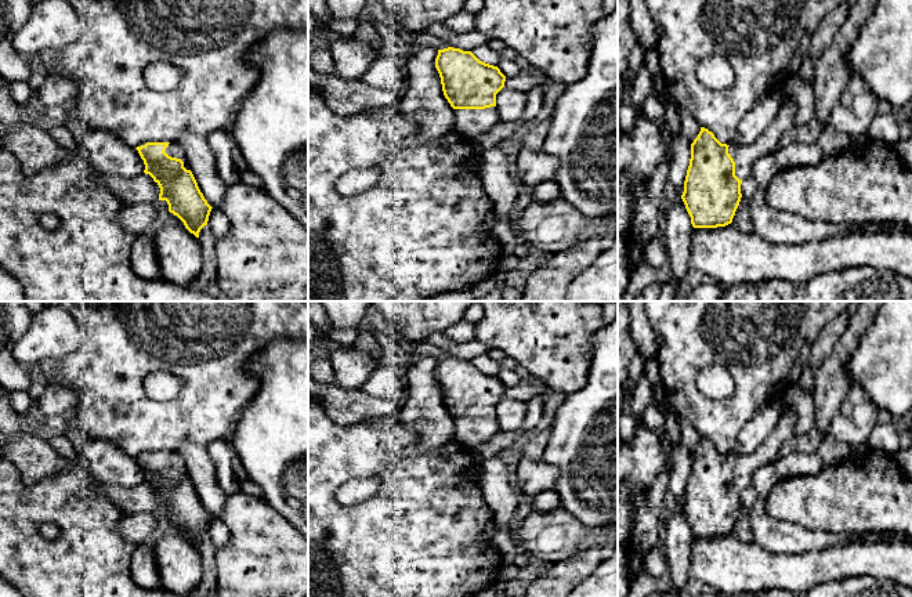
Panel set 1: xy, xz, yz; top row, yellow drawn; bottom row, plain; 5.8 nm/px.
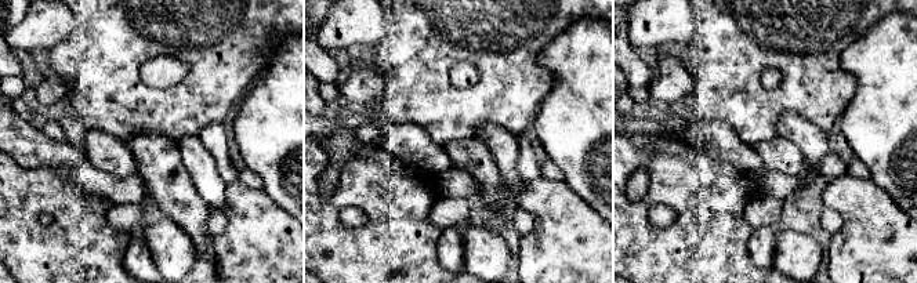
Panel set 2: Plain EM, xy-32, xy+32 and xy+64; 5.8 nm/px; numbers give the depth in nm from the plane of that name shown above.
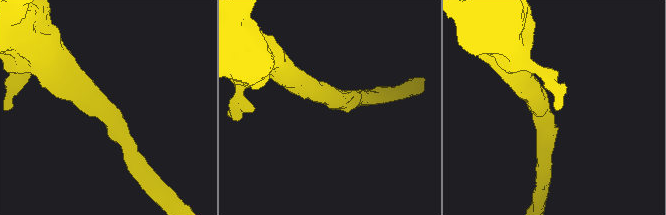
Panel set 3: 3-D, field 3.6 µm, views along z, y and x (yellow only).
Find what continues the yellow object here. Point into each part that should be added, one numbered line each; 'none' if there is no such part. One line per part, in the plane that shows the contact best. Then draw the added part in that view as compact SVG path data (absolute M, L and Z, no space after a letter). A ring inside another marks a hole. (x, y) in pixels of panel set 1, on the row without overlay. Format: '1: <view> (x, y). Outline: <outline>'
1: xz (470, 431). Outline: M496 416L485 419L455 419L455 439L468 448L491 441L499 431Z

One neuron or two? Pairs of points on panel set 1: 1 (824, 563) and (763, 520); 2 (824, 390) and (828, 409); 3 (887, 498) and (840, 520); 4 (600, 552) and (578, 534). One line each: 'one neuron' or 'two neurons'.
1: two neurons
2: one neuron
3: one neuron
4: two neurons

